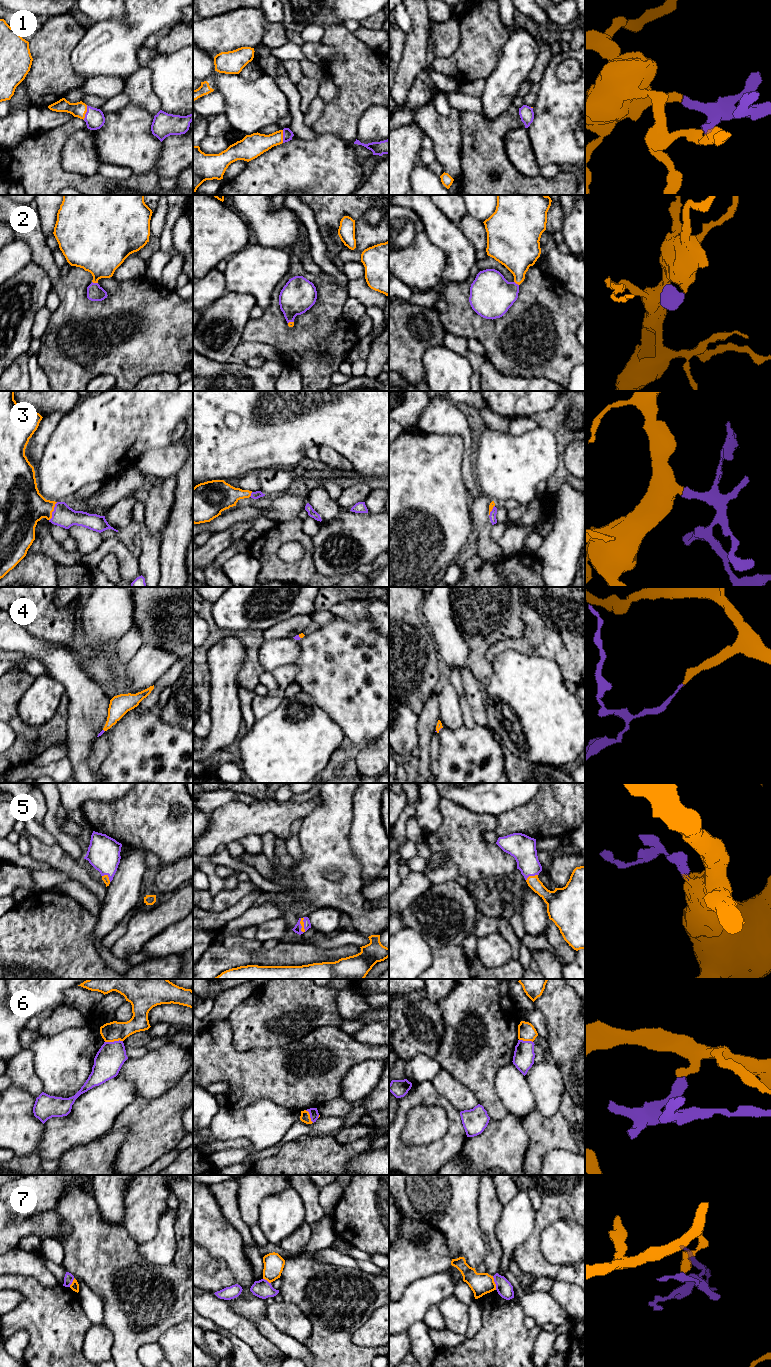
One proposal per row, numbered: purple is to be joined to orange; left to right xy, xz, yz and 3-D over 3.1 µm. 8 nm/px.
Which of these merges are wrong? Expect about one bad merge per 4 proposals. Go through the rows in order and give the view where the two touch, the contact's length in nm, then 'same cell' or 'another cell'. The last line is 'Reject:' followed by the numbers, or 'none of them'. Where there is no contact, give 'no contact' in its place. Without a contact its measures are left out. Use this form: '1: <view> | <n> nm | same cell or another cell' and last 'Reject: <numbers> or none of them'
1: xy | 120 nm | same cell
2: xy | 50 nm | same cell
3: xy | 170 nm | same cell
4: yz | 60 nm | same cell
5: yz | 110 nm | same cell
6: xy | 140 nm | another cell
7: yz | 120 nm | another cell
Reject: 6, 7

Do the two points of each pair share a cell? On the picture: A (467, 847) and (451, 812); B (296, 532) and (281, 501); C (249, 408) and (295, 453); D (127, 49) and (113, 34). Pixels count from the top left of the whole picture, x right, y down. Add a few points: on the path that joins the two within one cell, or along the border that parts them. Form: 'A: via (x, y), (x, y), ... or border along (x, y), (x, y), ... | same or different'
A: via (460, 838), (456, 828), (456, 821) | same
B: border along (297, 516), (277, 523) | different
C: via (259, 419), (264, 426), (268, 426), (283, 441) | same
D: via (123, 45), (116, 38) | same

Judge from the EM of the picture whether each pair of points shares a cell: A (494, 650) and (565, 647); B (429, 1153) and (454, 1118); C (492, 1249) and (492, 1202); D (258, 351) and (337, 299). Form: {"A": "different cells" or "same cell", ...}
{"A": "same cell", "B": "same cell", "C": "same cell", "D": "different cells"}

